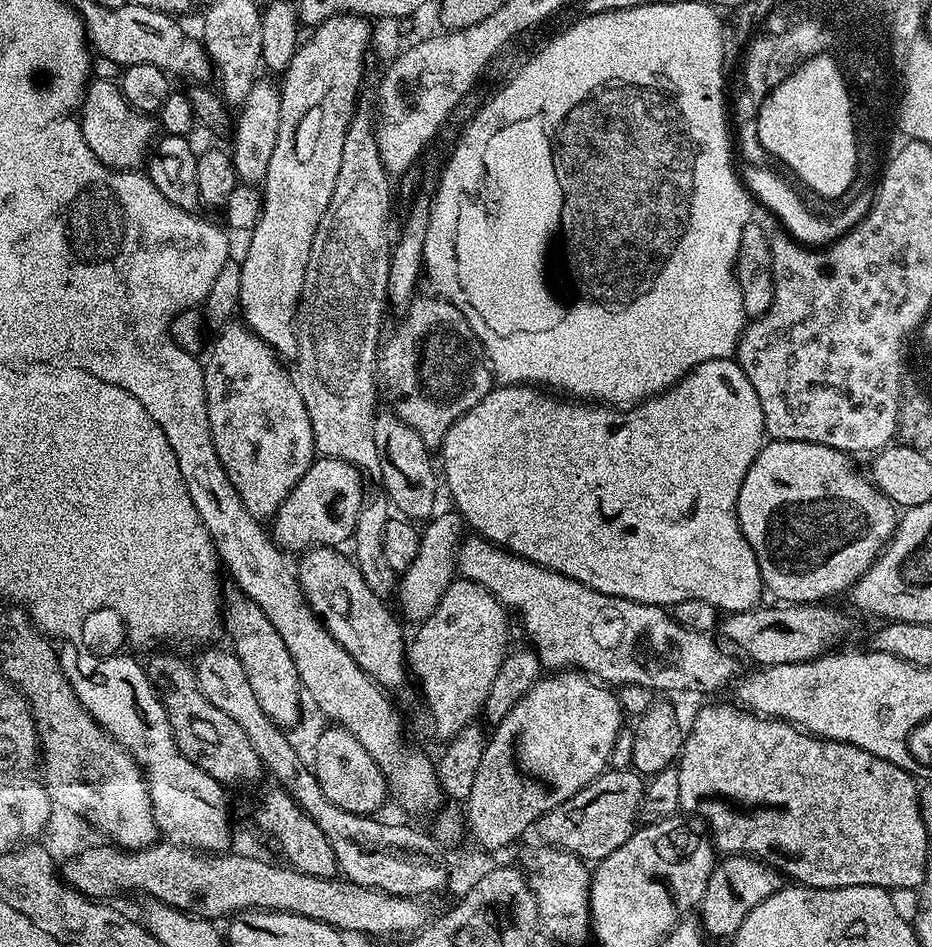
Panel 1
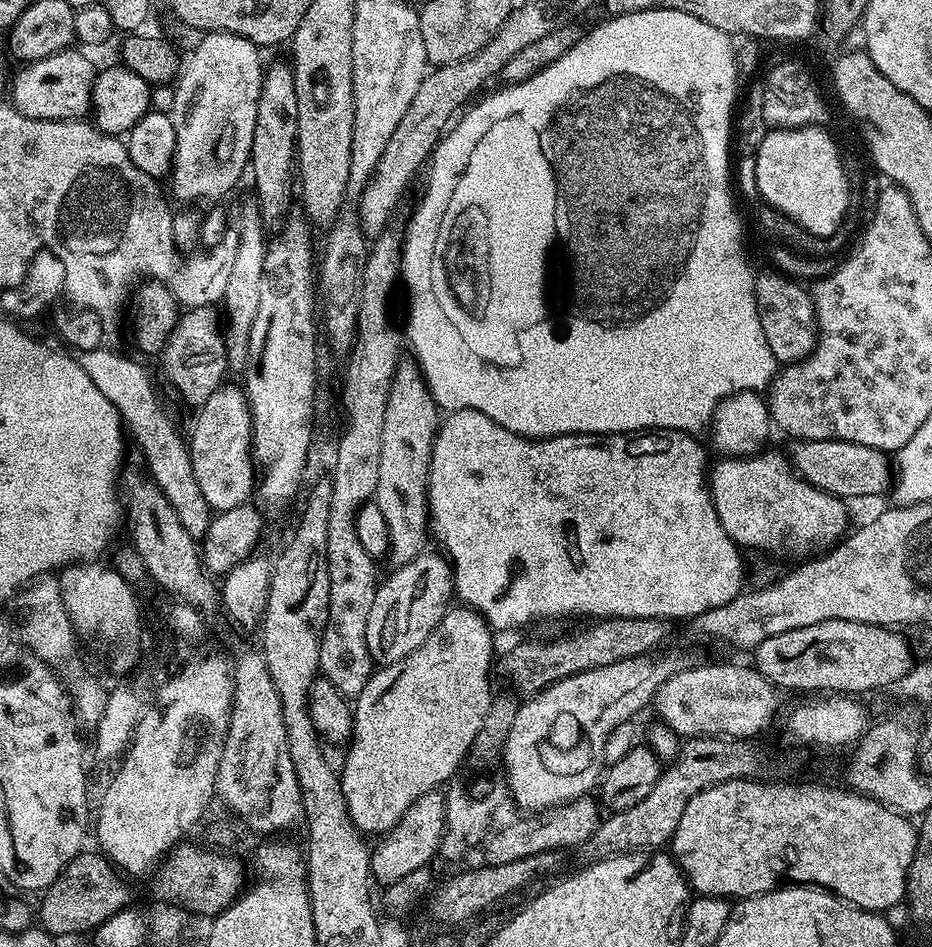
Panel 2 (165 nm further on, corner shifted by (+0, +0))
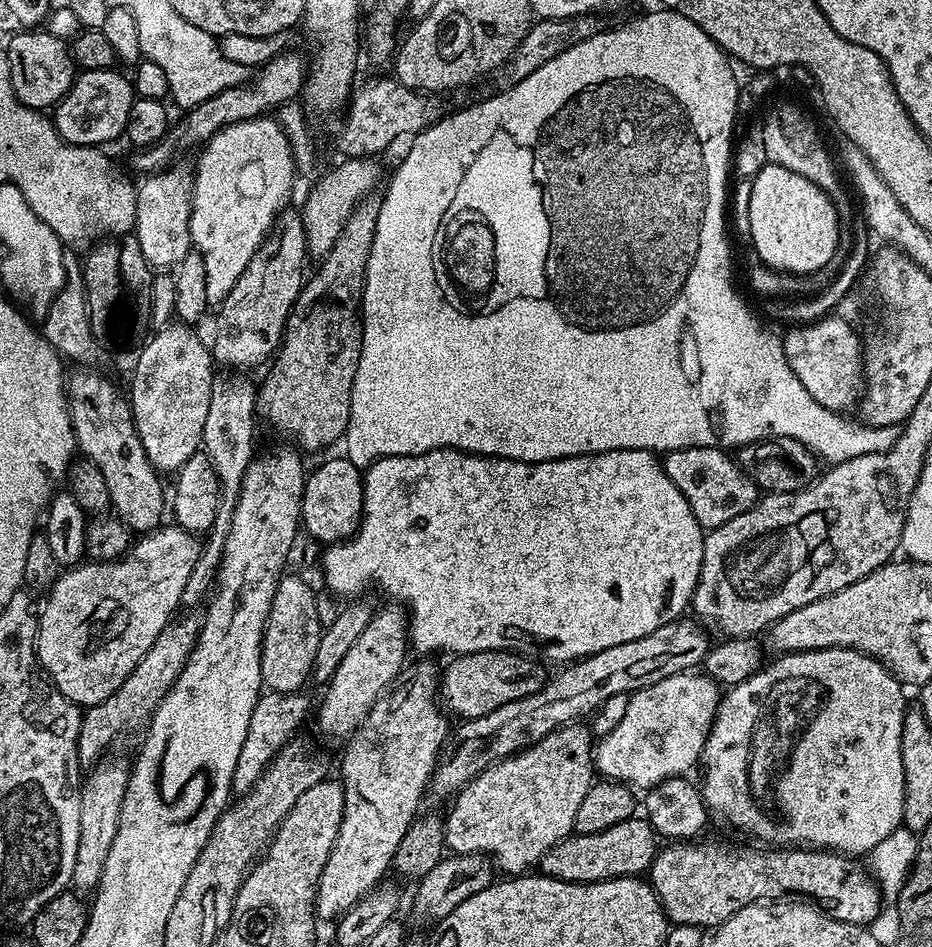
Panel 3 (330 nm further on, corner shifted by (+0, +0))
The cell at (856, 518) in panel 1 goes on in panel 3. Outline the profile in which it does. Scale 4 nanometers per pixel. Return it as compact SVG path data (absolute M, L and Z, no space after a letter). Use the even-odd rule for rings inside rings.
M683 448L667 453L662 463L670 482L682 490L686 502L690 502L690 510L694 510L694 518L698 518L700 527L705 530L722 526L722 522L730 522L730 518L756 505L756 484L725 449Z

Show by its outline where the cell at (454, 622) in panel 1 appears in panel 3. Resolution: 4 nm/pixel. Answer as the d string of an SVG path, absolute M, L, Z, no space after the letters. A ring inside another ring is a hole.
M420 658L417 664L409 663L388 687L388 691L378 698L378 702L374 702L363 724L343 745L344 761L340 764L339 775L344 785L344 817L338 830L338 838L334 838L334 850L330 850L326 866L322 866L316 891L316 915L321 921L332 922L343 916L371 888L387 877L384 875L393 867L399 842L421 811L420 802L424 798L424 792L426 796L429 791L432 774L440 763L450 736L449 717L438 701L441 673L428 660L431 659Z

